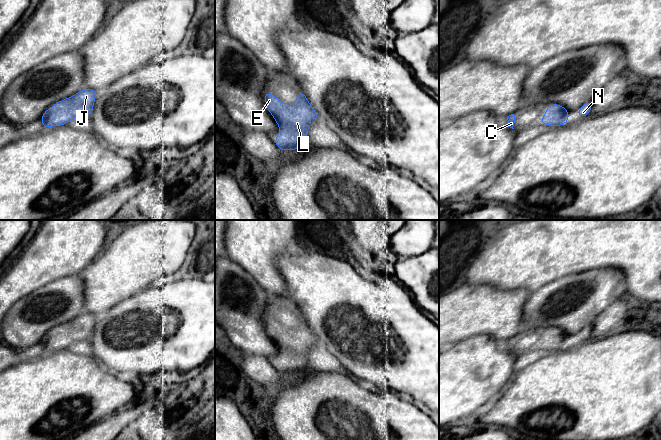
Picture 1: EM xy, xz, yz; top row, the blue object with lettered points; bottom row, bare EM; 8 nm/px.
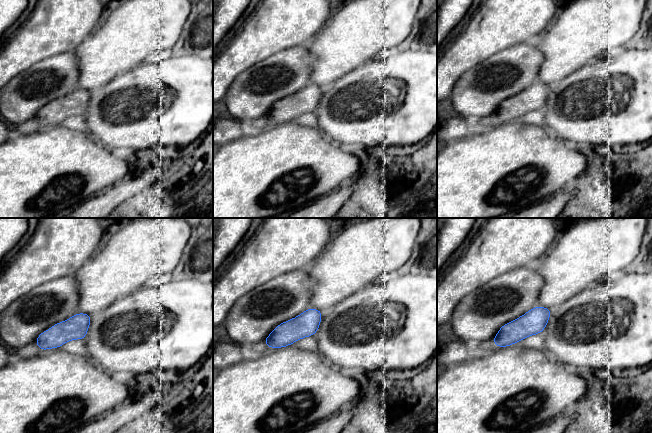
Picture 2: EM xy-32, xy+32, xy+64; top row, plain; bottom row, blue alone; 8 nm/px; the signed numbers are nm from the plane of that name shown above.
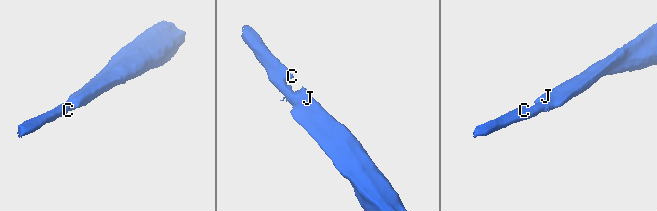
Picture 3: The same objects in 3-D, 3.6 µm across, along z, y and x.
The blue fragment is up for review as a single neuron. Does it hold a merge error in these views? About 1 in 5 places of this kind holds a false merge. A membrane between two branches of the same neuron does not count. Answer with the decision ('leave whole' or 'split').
leave whole

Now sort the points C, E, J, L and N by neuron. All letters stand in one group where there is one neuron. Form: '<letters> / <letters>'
C E J L N

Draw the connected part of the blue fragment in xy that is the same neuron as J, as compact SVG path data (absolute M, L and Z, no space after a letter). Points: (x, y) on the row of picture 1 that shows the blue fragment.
M87 88L63 101L56 102L41 116L42 127L62 126L71 119L89 116L93 109L96 93L97 91Z

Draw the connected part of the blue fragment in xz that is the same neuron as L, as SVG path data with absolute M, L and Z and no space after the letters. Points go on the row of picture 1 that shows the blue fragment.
M299 90L294 104L279 103L278 98L270 93L264 92L263 96L270 114L280 127L280 133L274 139L276 146L283 151L309 147L307 130L318 117L305 94Z

